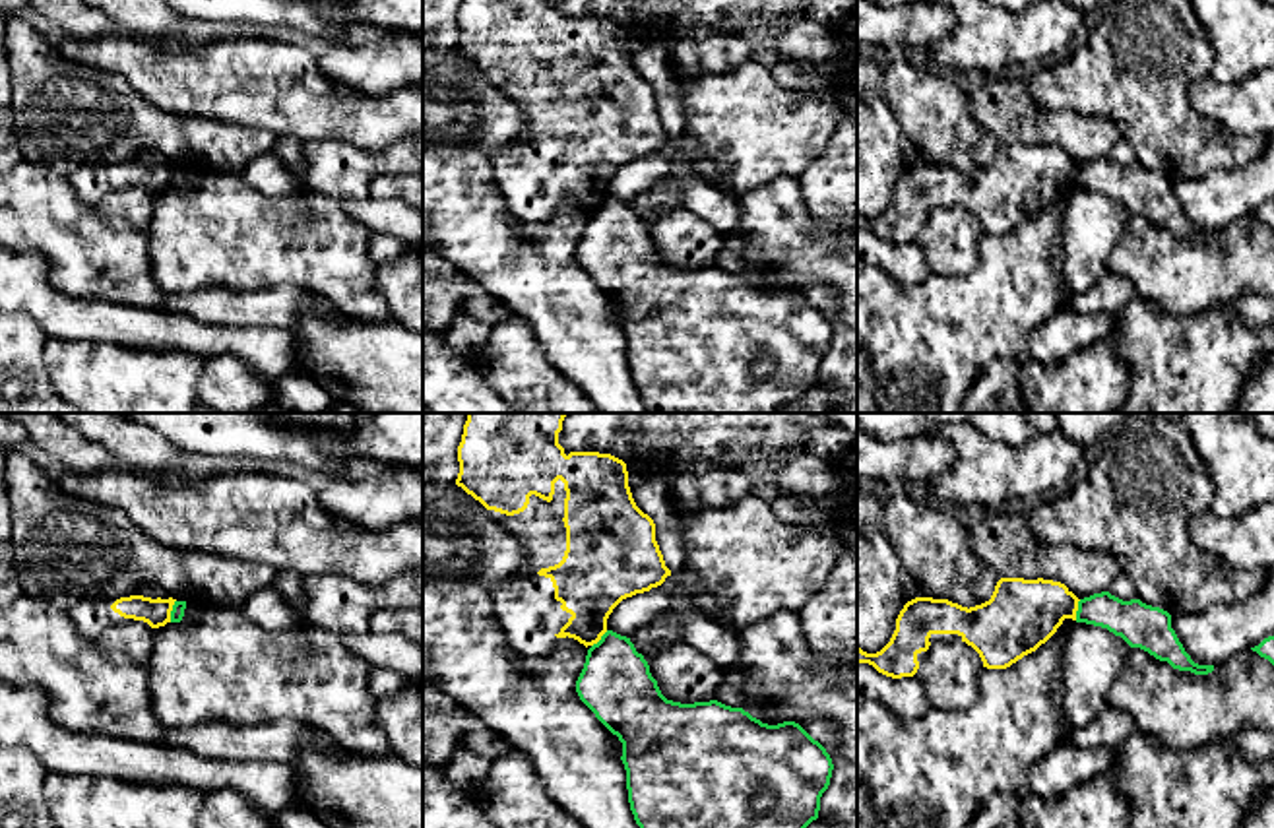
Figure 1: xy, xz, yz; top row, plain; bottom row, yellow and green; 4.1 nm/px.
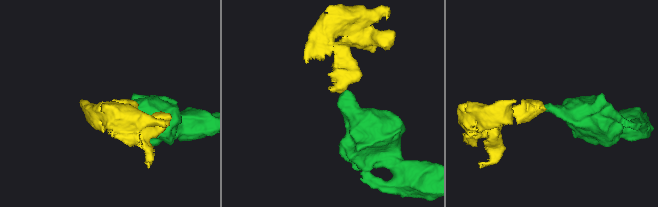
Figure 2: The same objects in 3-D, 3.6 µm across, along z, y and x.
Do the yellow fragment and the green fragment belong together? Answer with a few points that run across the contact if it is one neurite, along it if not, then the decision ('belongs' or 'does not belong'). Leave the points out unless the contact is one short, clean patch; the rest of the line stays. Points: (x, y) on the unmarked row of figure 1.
xy (175, 165), (169, 187) | does not belong

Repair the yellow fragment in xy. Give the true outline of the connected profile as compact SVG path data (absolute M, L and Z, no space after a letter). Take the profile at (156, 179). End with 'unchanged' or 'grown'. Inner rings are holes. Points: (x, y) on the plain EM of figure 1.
M130 161L116 165L111 175L124 184L143 186L151 194L171 188L171 176L176 165L151 165L143 161Z; unchanged

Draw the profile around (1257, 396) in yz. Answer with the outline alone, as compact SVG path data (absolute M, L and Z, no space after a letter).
M1274 353L1255 361L1231 413L1274 413Z

